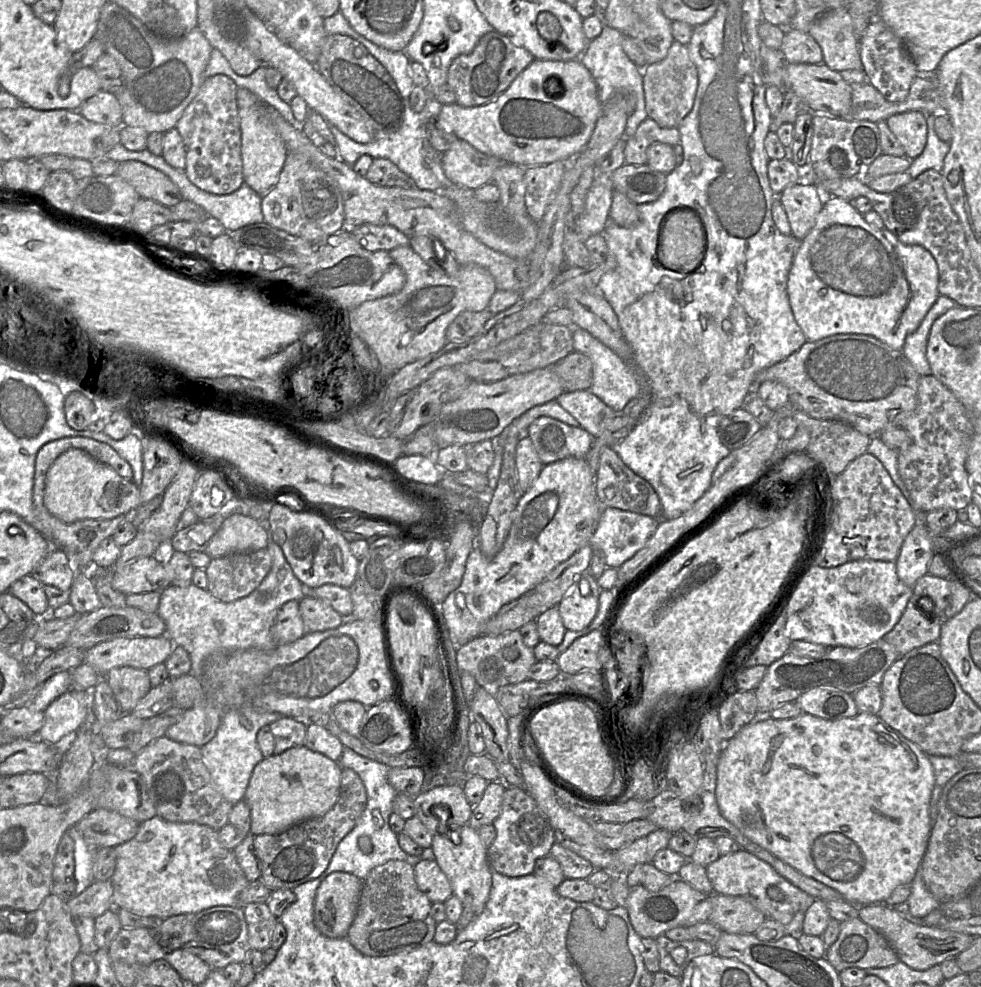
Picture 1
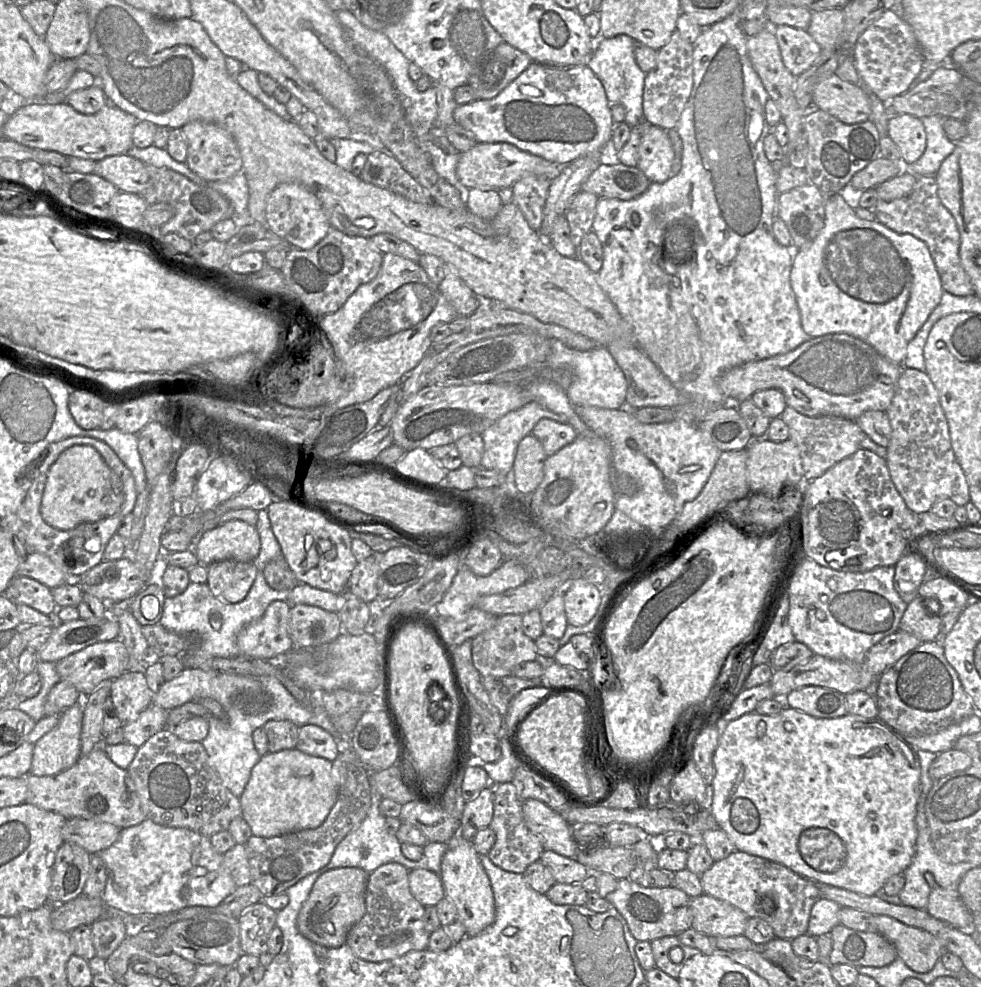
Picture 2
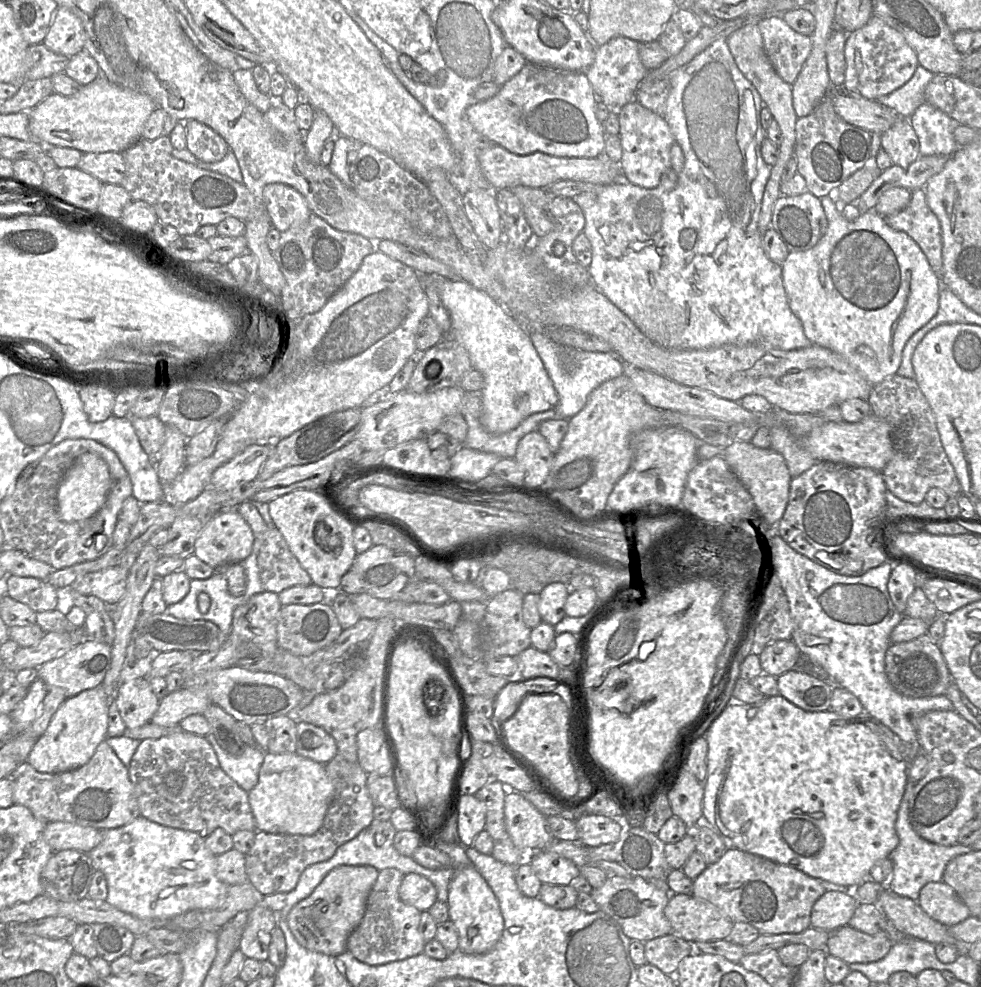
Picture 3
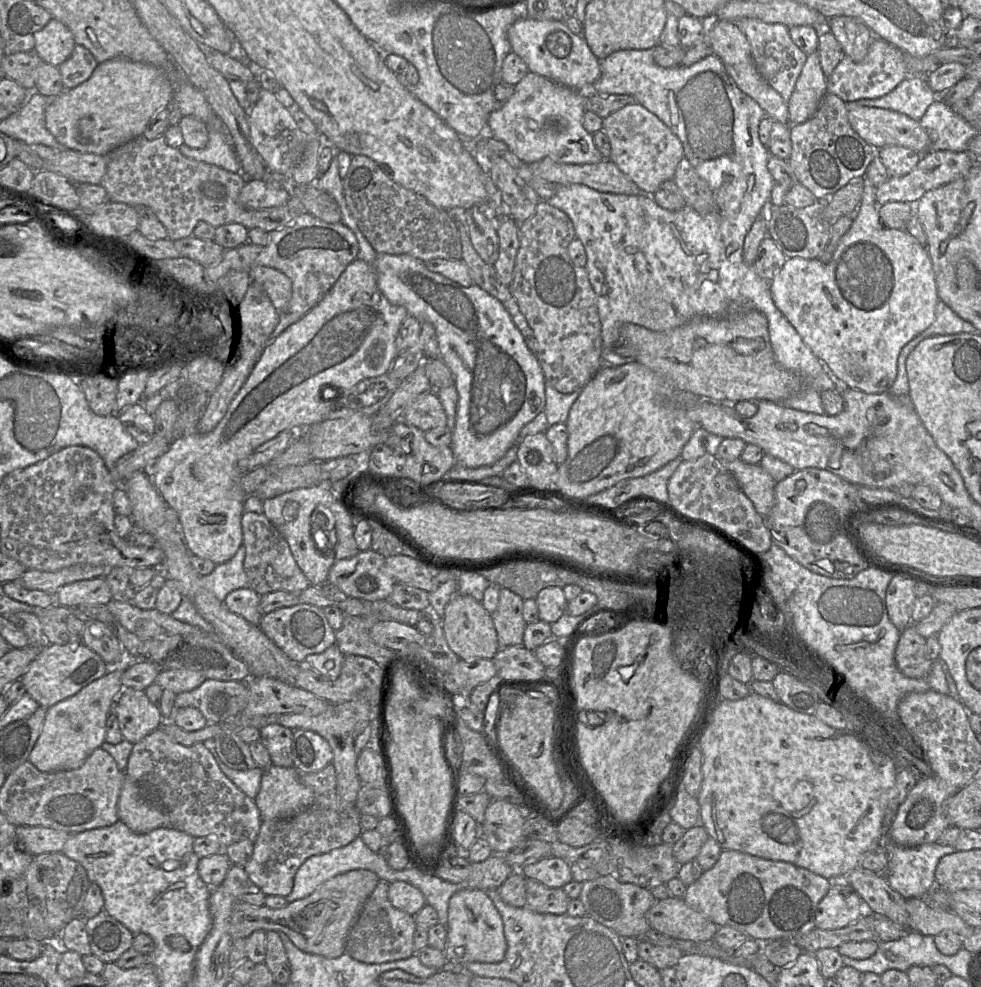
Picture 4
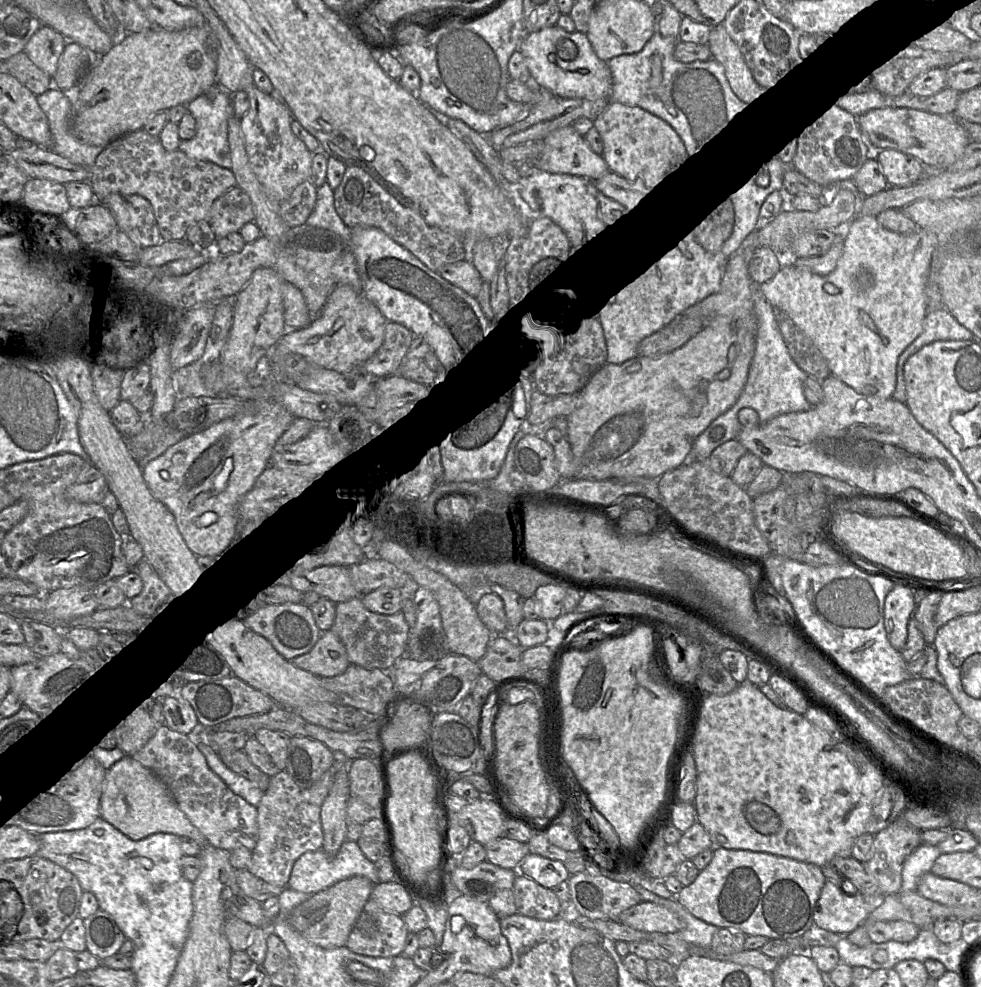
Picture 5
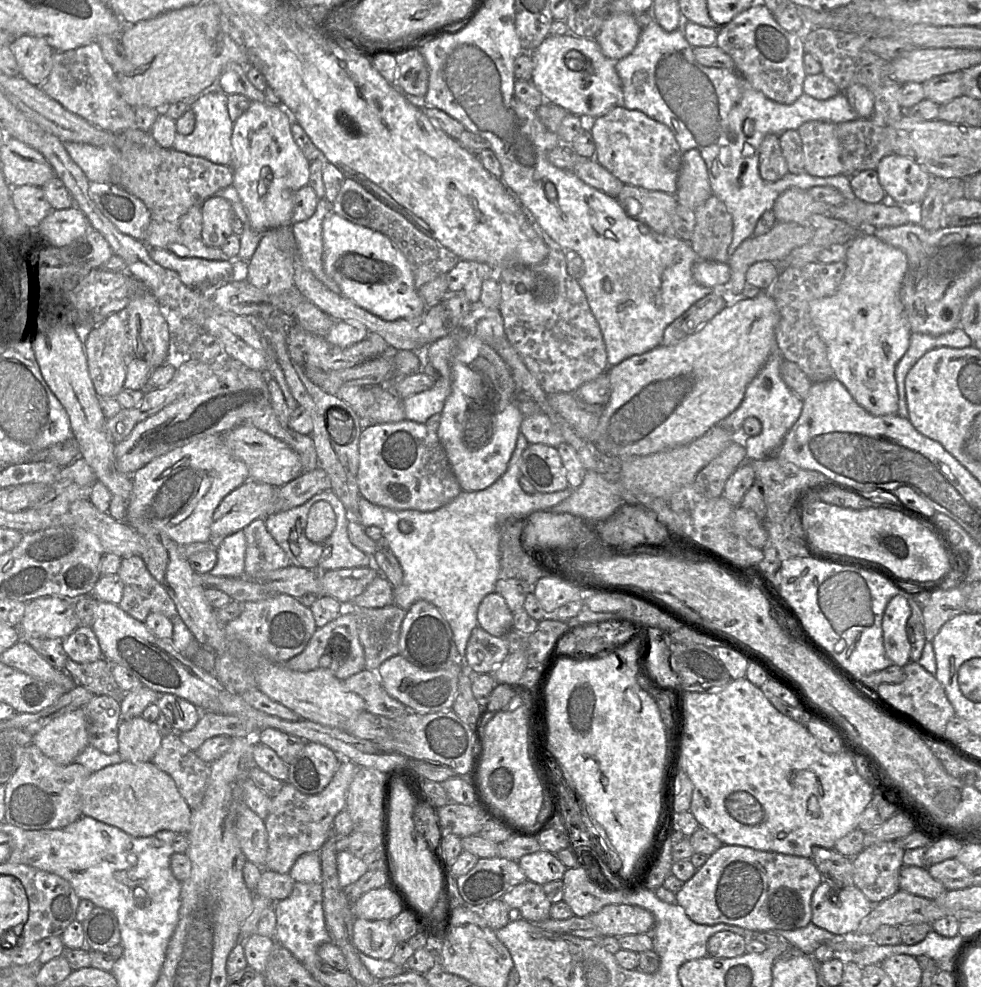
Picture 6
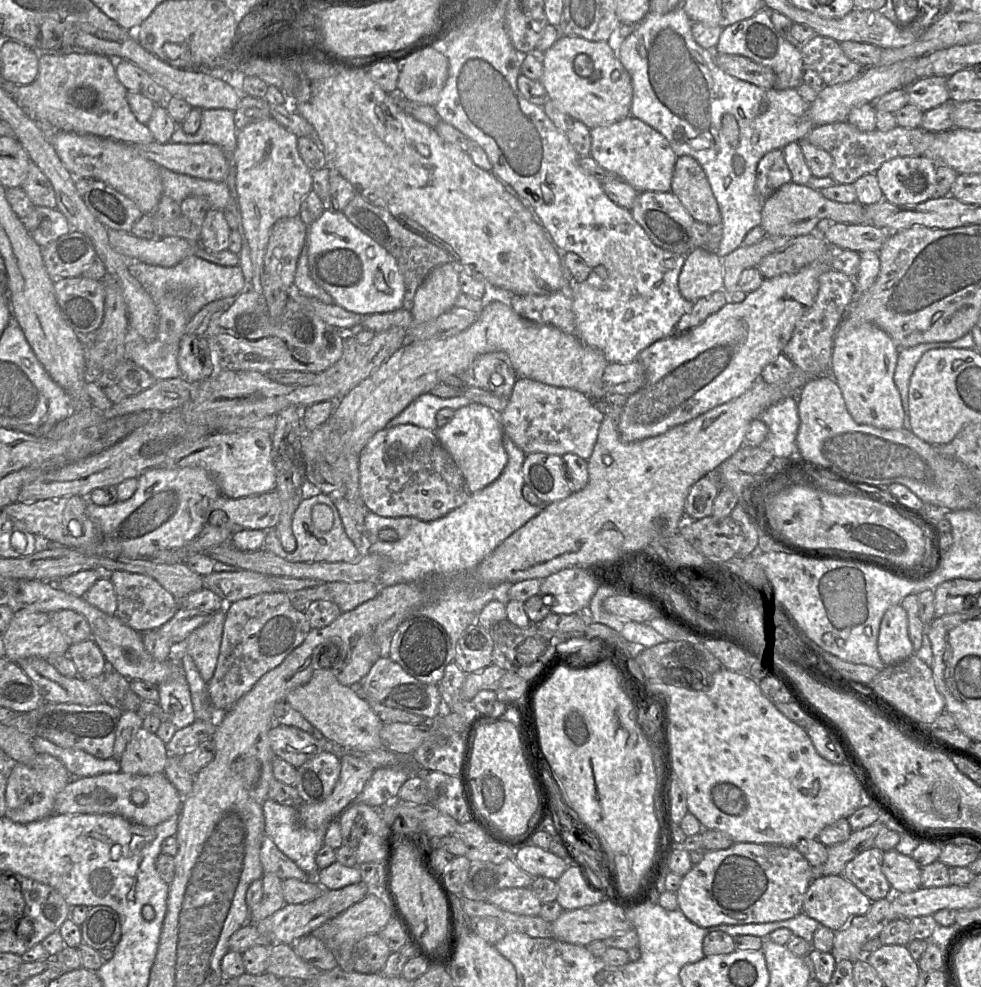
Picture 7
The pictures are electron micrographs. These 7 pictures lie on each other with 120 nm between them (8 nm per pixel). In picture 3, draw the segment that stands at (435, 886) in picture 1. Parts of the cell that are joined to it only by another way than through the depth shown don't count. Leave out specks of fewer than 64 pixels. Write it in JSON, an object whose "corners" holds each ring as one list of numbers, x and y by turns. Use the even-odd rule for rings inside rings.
{"corners":[[416,873,404,875,398,894,404,903,415,907,421,913,428,911,437,901,435,886,427,878]]}

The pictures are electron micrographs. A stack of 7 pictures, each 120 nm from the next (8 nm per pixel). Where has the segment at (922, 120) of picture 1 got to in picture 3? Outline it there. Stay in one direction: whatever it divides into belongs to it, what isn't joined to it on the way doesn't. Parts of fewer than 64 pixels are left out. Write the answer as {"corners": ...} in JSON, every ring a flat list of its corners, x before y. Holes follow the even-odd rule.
{"corners":[[899,118,881,139,881,147,894,165,907,168,920,156,918,137,907,118]]}

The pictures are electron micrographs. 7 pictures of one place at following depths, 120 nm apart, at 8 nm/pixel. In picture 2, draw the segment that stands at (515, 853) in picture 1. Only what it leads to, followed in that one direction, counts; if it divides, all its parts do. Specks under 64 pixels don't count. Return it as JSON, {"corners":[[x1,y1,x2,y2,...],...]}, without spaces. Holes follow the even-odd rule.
{"corners":[[512,782,492,784,489,786,494,792,494,814,489,827,495,832,496,840,487,856,501,869,522,874,527,867,538,861,544,852,544,845,540,837,529,830,524,817,521,800,517,794,517,787]]}

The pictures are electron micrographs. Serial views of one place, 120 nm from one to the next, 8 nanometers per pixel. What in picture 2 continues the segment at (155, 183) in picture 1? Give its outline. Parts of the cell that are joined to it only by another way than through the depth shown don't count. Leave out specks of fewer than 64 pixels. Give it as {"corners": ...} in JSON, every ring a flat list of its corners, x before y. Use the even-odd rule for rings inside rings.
{"corners":[[128,155,110,156,96,162,94,174,112,183,119,192,131,194,142,193,150,178,147,165]]}

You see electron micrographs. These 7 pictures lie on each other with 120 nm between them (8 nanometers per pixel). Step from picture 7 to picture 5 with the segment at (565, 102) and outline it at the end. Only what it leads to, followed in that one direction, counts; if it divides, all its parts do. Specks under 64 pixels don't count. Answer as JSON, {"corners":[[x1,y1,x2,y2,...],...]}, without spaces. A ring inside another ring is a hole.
{"corners":[[556,24,527,33,520,43,519,51,535,87,546,89,560,98,610,99,611,70,608,63,597,56,586,34,578,31,570,33]]}

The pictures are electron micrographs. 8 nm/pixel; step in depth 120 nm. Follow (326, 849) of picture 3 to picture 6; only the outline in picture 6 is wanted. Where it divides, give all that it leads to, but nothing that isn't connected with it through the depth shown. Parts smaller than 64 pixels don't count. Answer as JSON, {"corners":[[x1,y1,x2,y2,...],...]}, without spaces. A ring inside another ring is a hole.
{"corners":[[341,760,327,787,315,795,304,794,288,781,284,782,280,793,272,798,269,814,264,820,268,836,264,870,288,874,300,856,320,852,332,836,335,817,346,808,346,795,358,768,352,761]]}

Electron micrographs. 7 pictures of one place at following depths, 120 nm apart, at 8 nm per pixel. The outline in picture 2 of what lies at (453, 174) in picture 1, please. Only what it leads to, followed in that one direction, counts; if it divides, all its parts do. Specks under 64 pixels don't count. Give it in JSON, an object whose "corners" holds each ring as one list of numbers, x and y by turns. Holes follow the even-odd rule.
{"corners":[[477,143,460,154,456,175,468,189,509,190,518,180,528,176,540,176,550,181,561,173,565,165,545,160,539,156,520,151,508,143]]}

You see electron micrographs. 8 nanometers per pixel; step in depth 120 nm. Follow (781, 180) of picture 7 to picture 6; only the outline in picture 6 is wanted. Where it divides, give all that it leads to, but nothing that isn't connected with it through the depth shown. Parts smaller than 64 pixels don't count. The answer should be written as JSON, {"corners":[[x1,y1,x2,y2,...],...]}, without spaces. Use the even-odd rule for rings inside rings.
{"corners":[[767,134,760,146,759,153,759,172,767,182,774,182,787,174,788,166,783,156,776,134]]}

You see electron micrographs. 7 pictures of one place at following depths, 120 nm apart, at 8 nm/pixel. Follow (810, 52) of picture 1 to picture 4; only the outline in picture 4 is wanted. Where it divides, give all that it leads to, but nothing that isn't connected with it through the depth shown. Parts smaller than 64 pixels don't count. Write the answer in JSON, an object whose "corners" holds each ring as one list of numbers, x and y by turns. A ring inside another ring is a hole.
{"corners":[[742,18,735,23,750,43,752,58,758,72,788,103,807,55,792,41,788,27,783,24,767,23,754,18]]}

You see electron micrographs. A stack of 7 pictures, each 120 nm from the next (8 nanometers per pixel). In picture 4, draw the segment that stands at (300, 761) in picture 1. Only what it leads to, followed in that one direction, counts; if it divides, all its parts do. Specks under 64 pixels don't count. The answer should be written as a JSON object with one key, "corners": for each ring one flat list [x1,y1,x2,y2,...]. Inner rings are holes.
{"corners":[[271,765,264,770,261,786,254,799,263,820,289,818,309,807,314,801,314,791,300,779,300,773,292,767]]}

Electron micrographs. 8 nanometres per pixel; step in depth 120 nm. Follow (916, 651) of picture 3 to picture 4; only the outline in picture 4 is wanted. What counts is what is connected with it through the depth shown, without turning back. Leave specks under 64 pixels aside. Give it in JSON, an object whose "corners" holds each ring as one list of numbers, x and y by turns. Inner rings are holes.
{"corners":[[910,624,901,631,895,651,898,669,909,678,925,679,932,667,926,656,926,639]]}

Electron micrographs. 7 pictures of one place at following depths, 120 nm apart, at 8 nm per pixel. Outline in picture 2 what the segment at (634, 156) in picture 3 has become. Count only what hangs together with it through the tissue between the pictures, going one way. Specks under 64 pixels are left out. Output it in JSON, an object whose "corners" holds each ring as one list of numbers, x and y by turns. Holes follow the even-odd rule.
{"corners":[[645,120,638,124,642,136,637,167,651,183,663,183,670,178,675,156,667,131]]}

